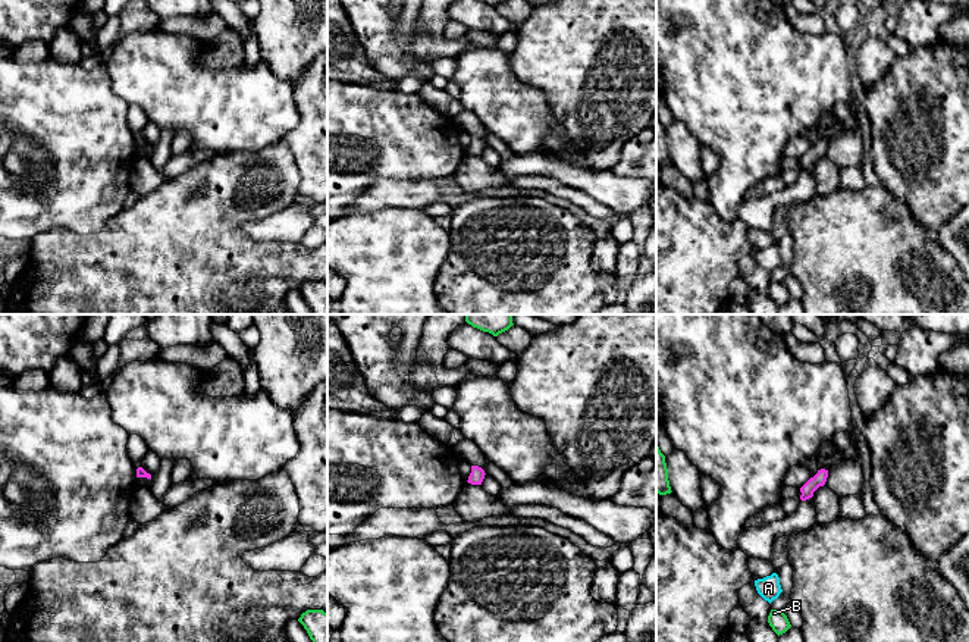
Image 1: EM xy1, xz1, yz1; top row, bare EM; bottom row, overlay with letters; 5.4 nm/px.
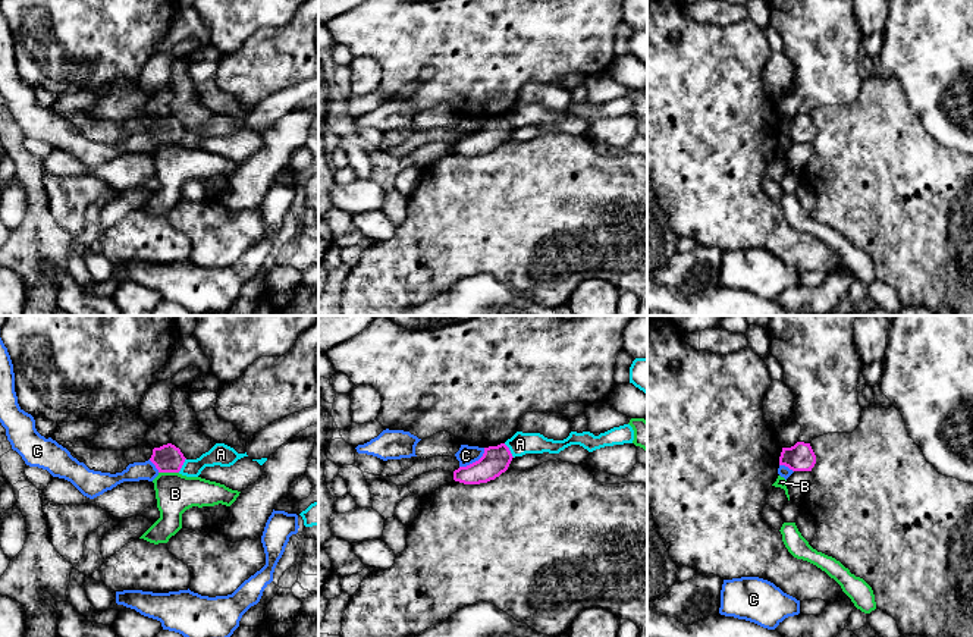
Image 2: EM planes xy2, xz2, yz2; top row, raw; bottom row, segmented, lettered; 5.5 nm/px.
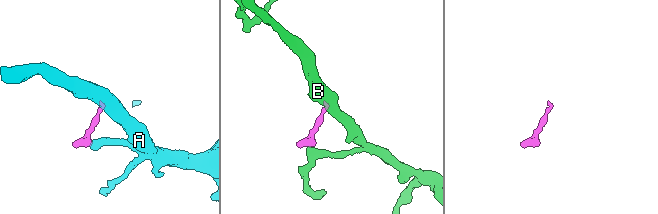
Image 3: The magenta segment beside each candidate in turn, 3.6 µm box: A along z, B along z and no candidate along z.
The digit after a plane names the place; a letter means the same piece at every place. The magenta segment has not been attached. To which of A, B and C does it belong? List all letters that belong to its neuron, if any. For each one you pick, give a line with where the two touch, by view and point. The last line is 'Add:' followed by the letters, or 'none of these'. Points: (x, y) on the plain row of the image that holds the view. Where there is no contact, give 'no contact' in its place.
A: xz2 (509, 122)
Add: A

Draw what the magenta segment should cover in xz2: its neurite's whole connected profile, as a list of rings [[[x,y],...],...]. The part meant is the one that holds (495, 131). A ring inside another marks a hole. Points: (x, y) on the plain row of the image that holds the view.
[[[630,95],[613,98],[599,107],[590,103],[571,103],[564,112],[547,110],[540,104],[517,103],[511,110],[498,117],[484,119],[483,128],[453,142],[453,151],[464,156],[480,156],[495,151],[505,144],[515,128],[525,125],[559,125],[571,116],[580,116],[588,123],[605,117],[633,114],[634,101]]]

